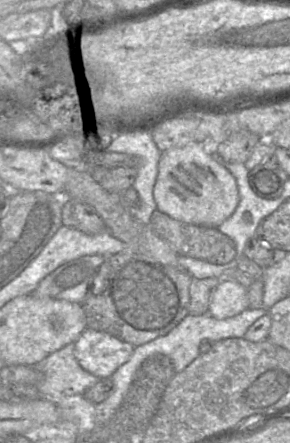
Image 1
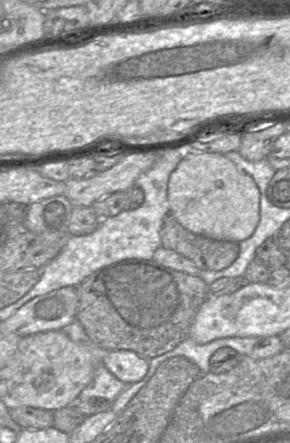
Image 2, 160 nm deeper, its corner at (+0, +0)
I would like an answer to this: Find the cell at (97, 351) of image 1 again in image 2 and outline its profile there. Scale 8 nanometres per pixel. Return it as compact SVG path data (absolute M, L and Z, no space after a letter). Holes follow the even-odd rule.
M104 350L102 364L126 384L142 380L149 368L149 360L130 350Z

